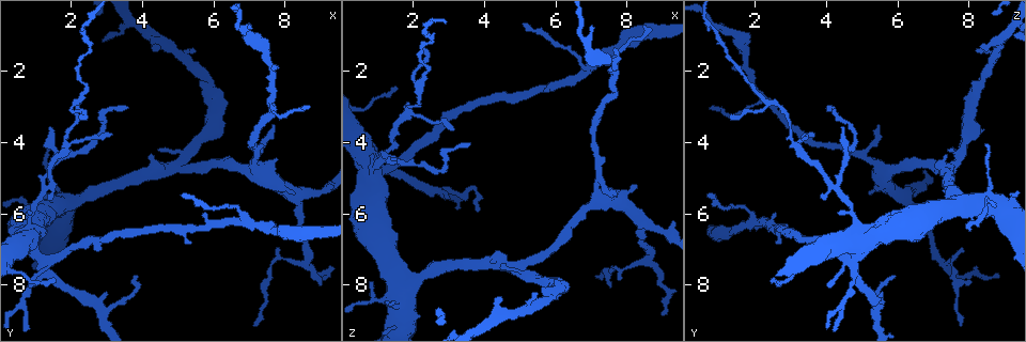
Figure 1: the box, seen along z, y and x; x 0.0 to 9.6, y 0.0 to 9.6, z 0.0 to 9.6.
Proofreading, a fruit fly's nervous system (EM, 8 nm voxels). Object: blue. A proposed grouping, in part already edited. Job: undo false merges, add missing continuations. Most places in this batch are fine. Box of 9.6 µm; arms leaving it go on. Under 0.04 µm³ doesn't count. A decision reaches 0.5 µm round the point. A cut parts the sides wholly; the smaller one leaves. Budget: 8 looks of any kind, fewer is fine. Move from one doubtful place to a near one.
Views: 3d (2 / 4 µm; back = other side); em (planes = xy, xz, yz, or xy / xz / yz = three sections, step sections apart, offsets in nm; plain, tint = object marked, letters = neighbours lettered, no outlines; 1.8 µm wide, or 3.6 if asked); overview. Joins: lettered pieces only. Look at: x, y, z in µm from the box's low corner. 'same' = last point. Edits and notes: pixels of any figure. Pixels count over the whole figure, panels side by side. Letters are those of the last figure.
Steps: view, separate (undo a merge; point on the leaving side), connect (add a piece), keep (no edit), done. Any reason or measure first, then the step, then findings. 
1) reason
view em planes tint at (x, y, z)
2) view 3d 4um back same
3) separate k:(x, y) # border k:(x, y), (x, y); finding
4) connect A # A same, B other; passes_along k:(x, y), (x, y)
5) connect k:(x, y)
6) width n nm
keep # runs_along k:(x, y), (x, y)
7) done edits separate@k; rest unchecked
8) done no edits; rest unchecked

thick turns thin
view em 3.6um xy step 8 tint at (1.00, 7.15, 4.90)

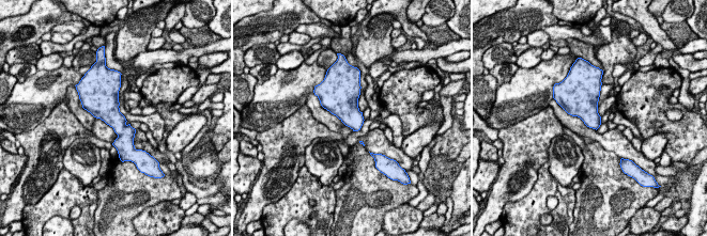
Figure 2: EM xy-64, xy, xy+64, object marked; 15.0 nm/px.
view em 3.6um planes letters same

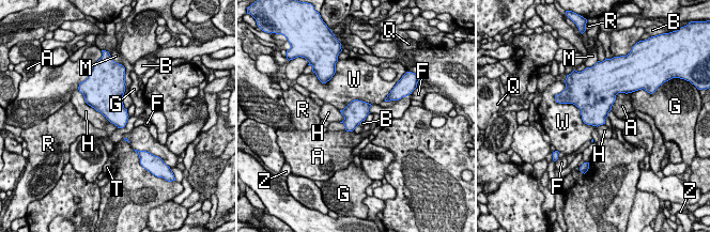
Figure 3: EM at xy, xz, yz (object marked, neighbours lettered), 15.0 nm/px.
keep # A other, B other, F other, G other, H other, M other, Q other, R other, T other, W other, Z other; border 3:(125, 78), (123, 106), (126, 109); continuous, no second cell

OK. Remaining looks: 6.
arms part here
view em planes letters at (7.20, 4.80, 5.65)

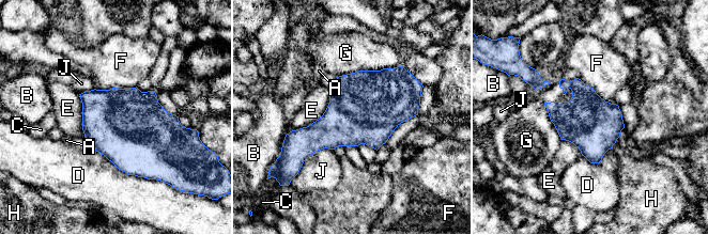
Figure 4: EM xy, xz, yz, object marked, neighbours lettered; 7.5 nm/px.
width 400 nm
keep # A other, B other, C other, D other, E other, F other, G other, H other, J other; border 4:(136, 85), (131, 88), (95, 89); one cell here

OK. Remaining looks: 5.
free end
view em xz step 16 letters at (5.15, 5.50, 0.70)

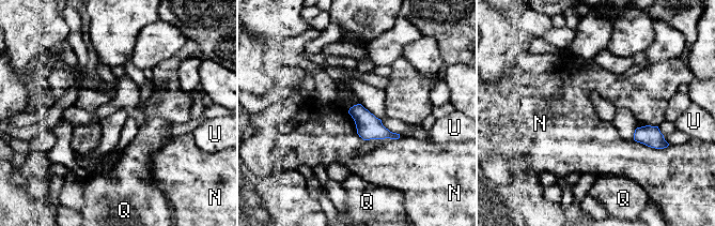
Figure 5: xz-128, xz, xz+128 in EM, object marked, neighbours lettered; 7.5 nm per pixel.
view em planes letters same

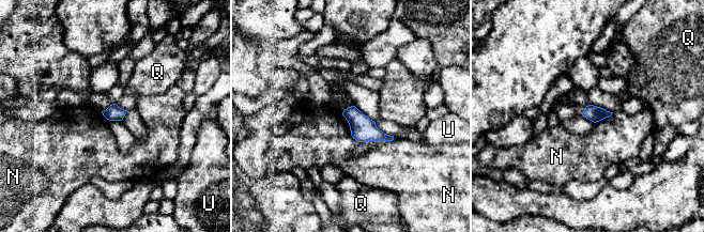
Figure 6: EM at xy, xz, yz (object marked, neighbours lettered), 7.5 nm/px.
longest_contact N 240 nm
keep # N other, Q other, U other; border 6:(341, 113), (357, 141); none of them fits

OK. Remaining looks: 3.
done no edits; rest unchecked

